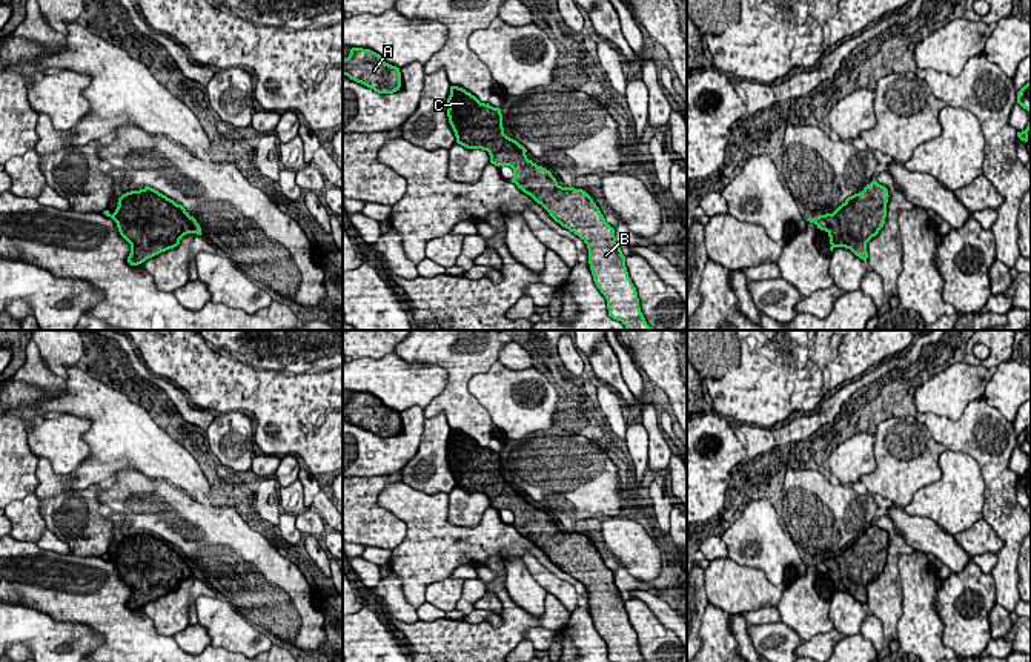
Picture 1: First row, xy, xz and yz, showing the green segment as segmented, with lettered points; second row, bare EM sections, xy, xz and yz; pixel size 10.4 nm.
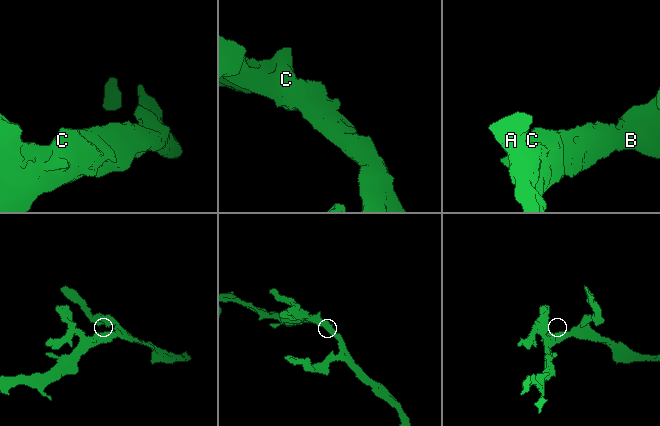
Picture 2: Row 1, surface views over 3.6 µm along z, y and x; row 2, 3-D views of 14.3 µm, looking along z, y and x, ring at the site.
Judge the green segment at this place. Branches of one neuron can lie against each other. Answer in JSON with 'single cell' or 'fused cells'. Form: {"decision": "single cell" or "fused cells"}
{"decision": "single cell"}

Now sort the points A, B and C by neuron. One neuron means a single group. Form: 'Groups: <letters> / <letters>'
Groups: A B C

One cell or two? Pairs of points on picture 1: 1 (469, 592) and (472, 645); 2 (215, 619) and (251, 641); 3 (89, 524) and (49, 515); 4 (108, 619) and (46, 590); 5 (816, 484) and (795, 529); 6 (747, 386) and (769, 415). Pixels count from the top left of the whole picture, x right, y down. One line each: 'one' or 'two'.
1: two
2: one
3: one
4: one
5: one
6: one

